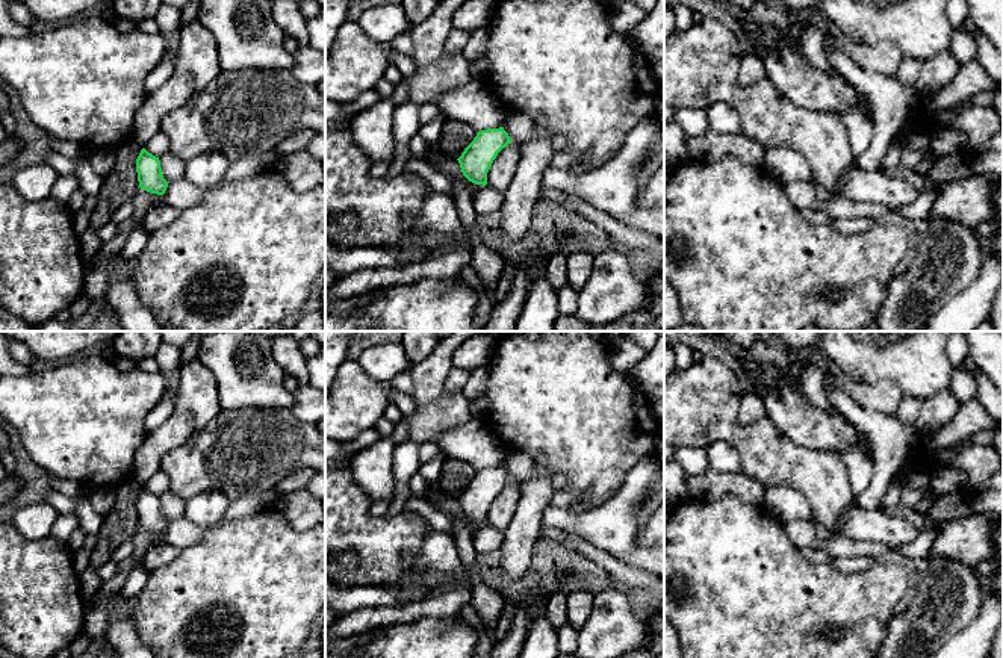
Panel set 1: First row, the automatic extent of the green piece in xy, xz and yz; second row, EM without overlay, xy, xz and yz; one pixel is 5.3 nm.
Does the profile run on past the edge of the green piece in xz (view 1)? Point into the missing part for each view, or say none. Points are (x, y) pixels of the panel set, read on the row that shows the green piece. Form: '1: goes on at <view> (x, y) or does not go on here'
1: does not go on here

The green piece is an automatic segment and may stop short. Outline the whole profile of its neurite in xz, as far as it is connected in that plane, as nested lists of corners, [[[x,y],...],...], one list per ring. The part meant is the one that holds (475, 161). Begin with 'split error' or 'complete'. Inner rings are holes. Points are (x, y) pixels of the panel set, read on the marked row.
complete; [[[504,127],[478,132],[457,159],[463,175],[475,185],[486,186],[493,160],[508,144],[511,144],[511,139]]]

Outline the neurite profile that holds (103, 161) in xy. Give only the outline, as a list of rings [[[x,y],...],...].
[[[107,147],[95,150],[91,154],[91,165],[92,169],[101,177],[107,177],[110,171],[115,168],[116,163],[116,150],[118,147]]]

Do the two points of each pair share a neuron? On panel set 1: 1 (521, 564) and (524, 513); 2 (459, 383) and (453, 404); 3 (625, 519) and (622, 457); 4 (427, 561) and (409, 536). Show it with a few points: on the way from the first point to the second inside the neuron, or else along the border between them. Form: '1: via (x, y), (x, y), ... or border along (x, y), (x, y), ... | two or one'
1: via (521, 552), (524, 525) | one
2: border along (453, 366), (447, 378), (447, 389), (451, 394) | two
3: border along (648, 460), (639, 462), (621, 487), (598, 504) | two
4: border along (430, 530), (413, 560), (409, 575) | two

